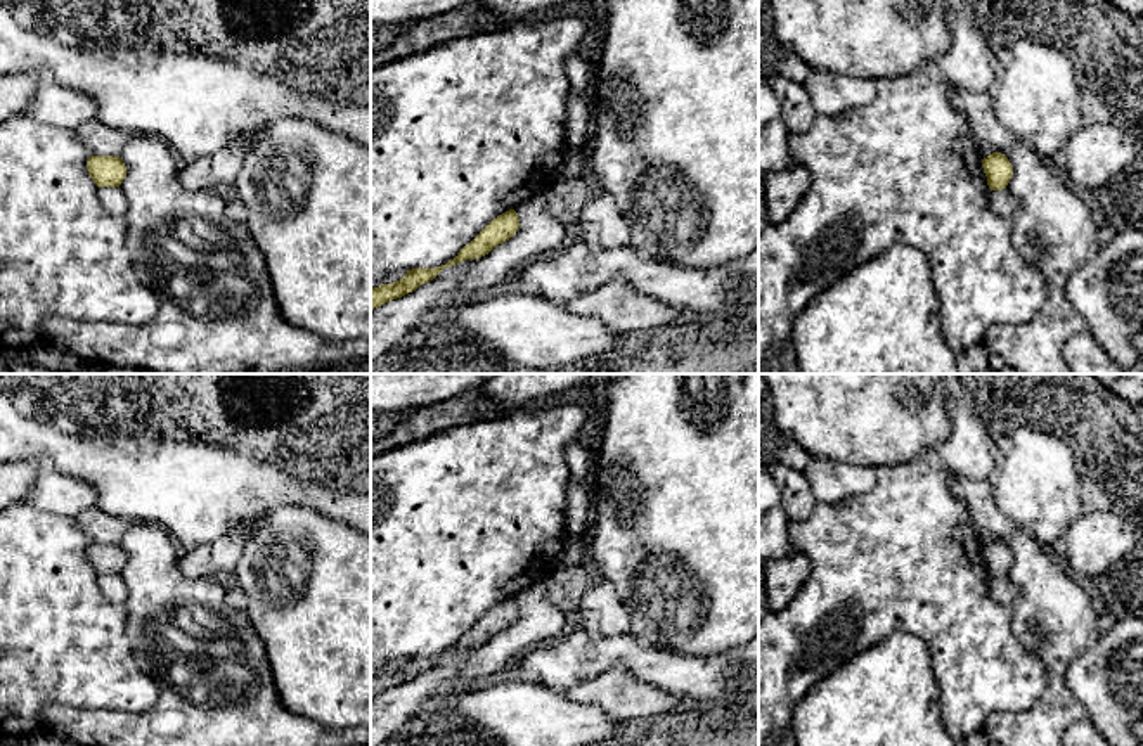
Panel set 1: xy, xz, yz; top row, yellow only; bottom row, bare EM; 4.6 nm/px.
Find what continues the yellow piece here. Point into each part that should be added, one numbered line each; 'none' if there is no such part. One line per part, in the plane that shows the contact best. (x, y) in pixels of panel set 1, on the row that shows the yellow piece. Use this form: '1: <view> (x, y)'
none

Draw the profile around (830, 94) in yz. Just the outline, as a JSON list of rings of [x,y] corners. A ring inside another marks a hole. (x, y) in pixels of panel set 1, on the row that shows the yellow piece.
[[[814,71],[804,88],[816,114],[835,116],[871,104],[878,93],[878,81]]]

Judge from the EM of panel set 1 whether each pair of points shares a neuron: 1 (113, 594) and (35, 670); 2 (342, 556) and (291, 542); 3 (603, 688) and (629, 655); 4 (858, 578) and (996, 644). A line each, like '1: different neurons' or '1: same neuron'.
1: different neurons
2: same neuron
3: different neurons
4: same neuron

